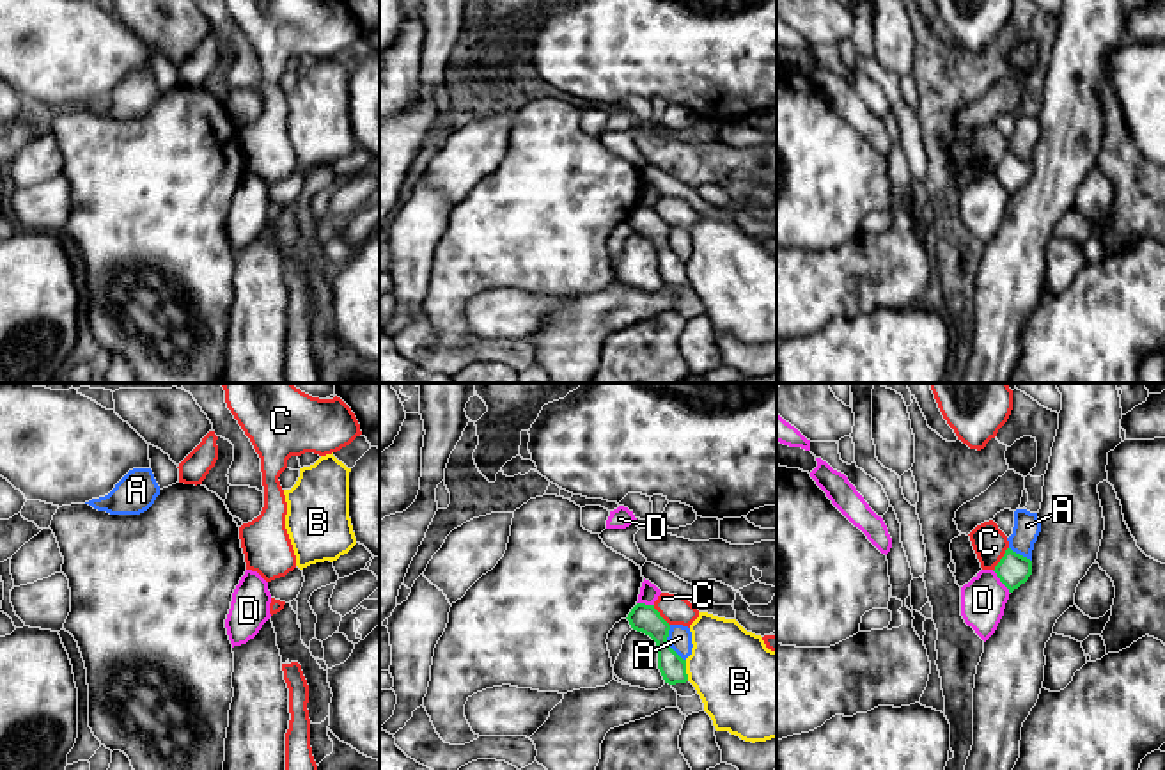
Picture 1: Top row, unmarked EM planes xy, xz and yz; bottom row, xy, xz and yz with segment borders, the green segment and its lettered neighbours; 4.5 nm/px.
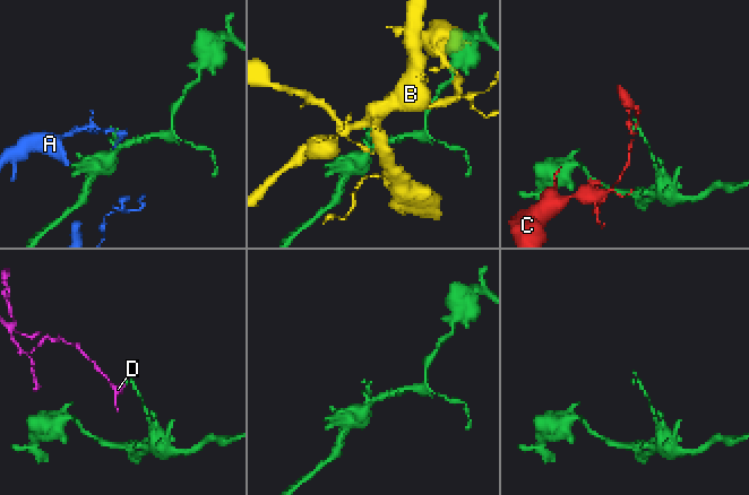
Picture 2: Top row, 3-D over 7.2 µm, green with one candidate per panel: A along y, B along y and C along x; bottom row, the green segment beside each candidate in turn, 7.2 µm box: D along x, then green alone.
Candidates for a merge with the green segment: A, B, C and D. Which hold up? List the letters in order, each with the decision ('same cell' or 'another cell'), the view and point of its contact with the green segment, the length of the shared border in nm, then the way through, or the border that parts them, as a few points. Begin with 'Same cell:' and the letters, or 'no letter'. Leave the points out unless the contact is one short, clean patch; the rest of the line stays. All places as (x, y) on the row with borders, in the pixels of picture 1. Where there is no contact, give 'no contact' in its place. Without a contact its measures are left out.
Same cell: no letter
A: another cell | xz (667, 643) | 180 nm
B: another cell | xz (685, 671) | 100 nm
C: another cell | yz (1000, 559) | 130 nm
D: another cell | yz (1000, 581) | 140 nm | along yz (992, 570), (1009, 593)

